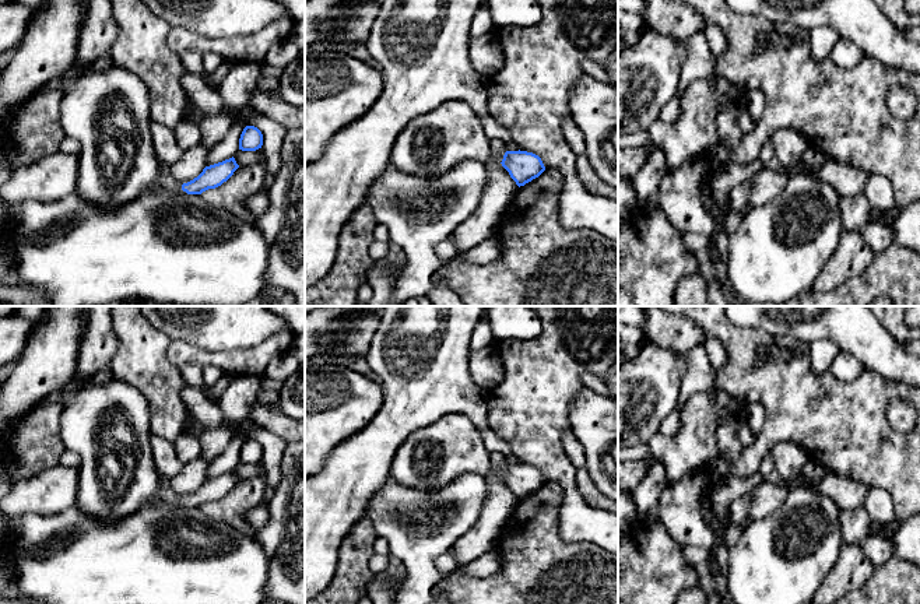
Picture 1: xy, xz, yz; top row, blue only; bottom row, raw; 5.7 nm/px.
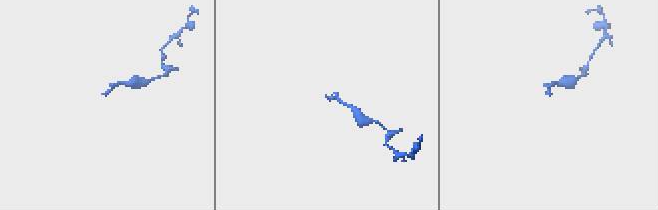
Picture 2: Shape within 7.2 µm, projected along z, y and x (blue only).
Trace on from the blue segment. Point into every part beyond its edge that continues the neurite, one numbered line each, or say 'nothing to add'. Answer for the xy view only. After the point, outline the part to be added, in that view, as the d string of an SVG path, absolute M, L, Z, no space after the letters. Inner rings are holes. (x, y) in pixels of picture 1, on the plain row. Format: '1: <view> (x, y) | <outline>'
1: xy (108, 425) | M115 379L106 384L81 384L73 394L62 412L60 436L64 447L81 459L76 505L84 515L117 522L157 499L171 506L182 503L182 498L161 482L151 433L148 400L134 386Z

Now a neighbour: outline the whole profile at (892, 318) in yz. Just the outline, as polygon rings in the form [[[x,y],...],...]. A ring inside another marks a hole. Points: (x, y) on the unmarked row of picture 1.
[[[868,306],[879,323],[892,334],[898,341],[907,343],[920,340],[920,329],[906,324],[906,306]]]

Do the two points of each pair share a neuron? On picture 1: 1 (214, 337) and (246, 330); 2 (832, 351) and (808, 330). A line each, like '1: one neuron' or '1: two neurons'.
1: one neuron
2: two neurons

